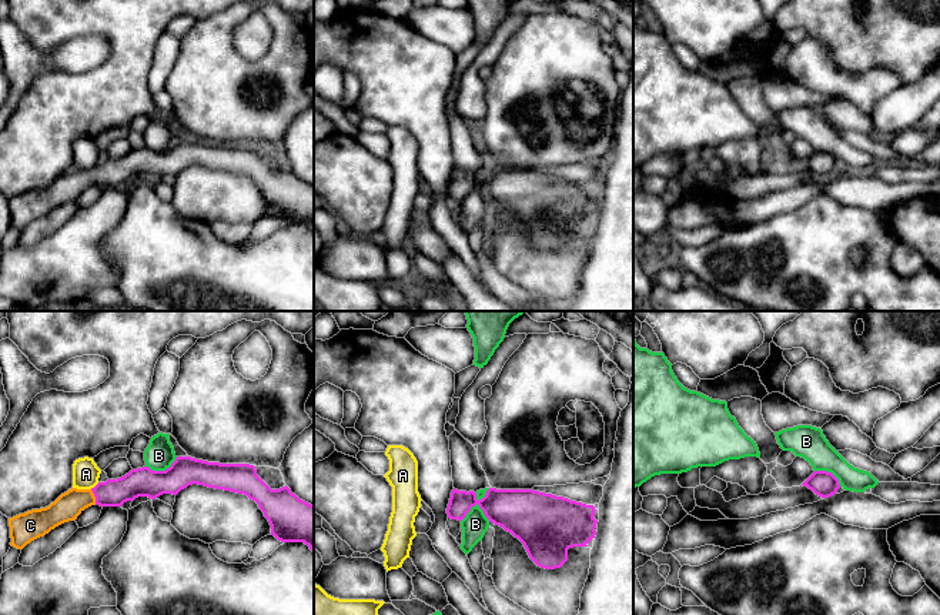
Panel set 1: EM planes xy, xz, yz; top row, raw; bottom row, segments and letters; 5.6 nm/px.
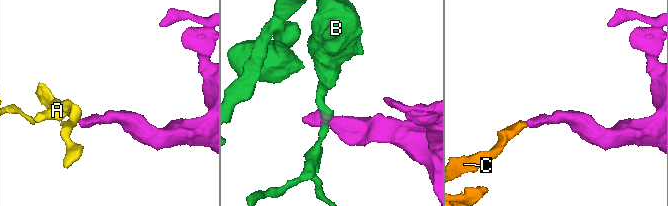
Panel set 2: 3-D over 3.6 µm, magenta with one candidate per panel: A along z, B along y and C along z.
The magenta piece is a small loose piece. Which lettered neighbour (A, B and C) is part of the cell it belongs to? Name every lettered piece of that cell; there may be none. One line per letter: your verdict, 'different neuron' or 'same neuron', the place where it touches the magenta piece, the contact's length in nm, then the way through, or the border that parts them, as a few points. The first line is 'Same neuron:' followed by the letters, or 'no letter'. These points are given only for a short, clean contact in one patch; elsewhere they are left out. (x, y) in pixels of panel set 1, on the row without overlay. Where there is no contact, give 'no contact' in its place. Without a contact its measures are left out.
Same neuron: C
A: different neuron | xy (96, 166) | 70 nm | along xy (99, 163), (90, 169)
B: different neuron | xz (474, 186) | 260 nm | along xz (489, 169), (461, 201)
C: same neuron | xy (94, 176) | 90 nm | across xy (113, 173), (94, 176), (76, 180), (67, 187)

